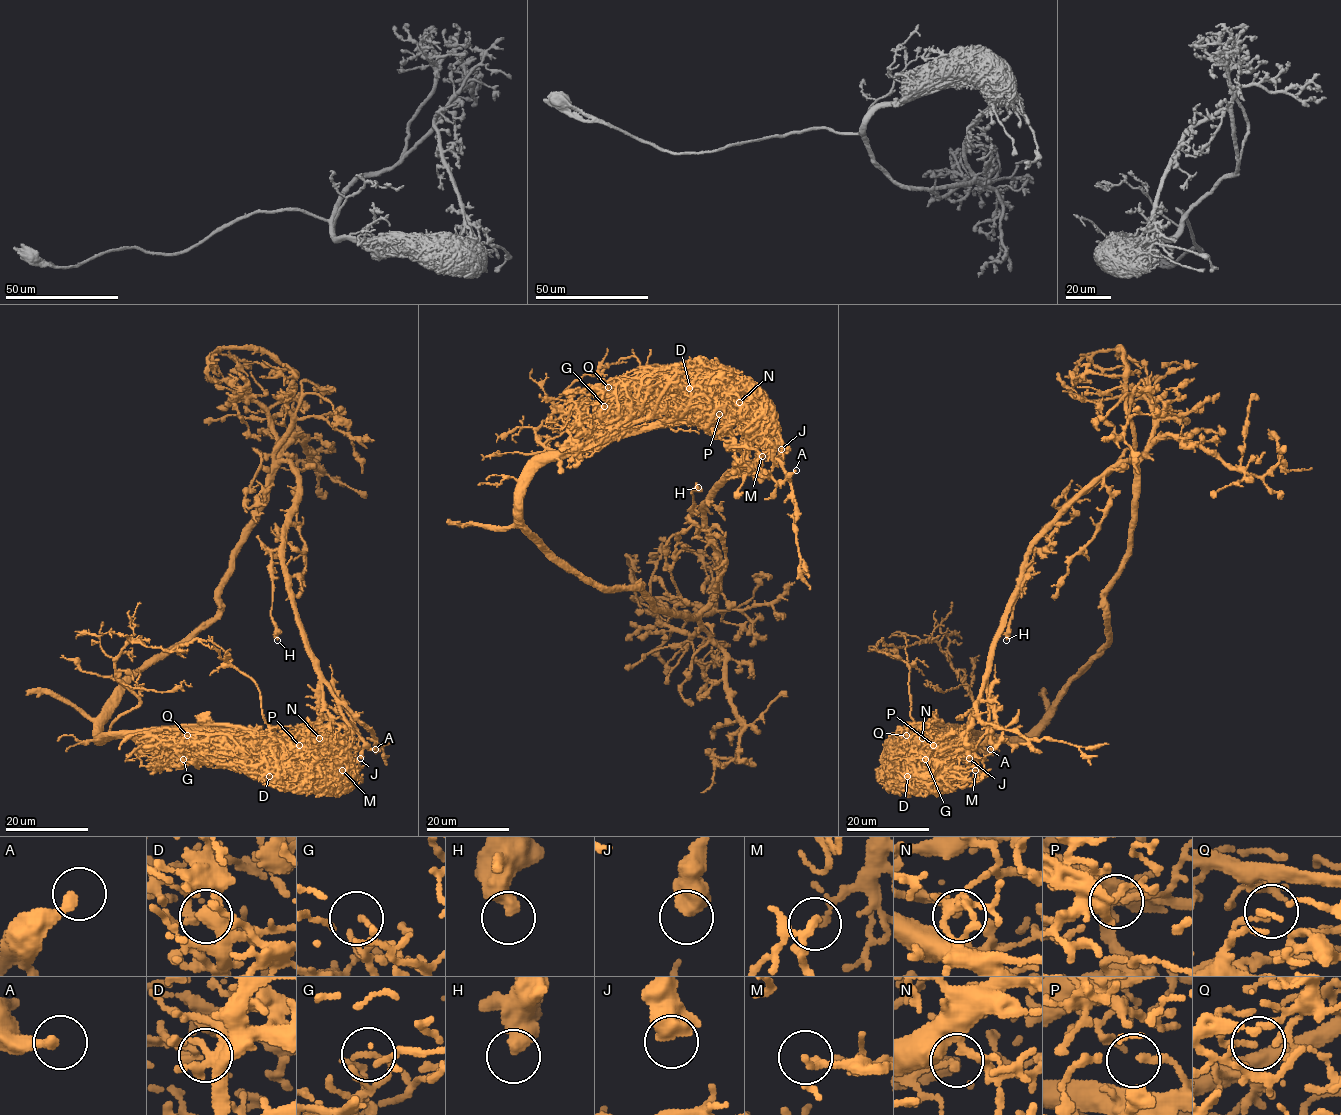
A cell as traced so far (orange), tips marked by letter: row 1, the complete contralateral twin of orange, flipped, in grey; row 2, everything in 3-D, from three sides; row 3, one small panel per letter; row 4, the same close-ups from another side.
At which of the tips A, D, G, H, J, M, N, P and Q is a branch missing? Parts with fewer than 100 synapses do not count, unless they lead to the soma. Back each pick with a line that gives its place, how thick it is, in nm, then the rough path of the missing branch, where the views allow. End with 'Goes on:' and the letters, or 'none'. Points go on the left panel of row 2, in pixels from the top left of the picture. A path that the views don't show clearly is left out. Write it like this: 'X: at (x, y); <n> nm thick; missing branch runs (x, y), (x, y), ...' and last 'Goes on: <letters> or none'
Goes on: none

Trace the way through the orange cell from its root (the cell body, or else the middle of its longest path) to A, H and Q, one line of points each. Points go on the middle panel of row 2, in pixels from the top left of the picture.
A: (712, 496), (738, 467), (749, 472), (763, 473), (776, 483), (783, 483), (796, 470)
H: (712, 496), (691, 514), (691, 493), (698, 487)
Q: (712, 496), (769, 448), (772, 414), (754, 402), (710, 407), (659, 385), (608, 387)

